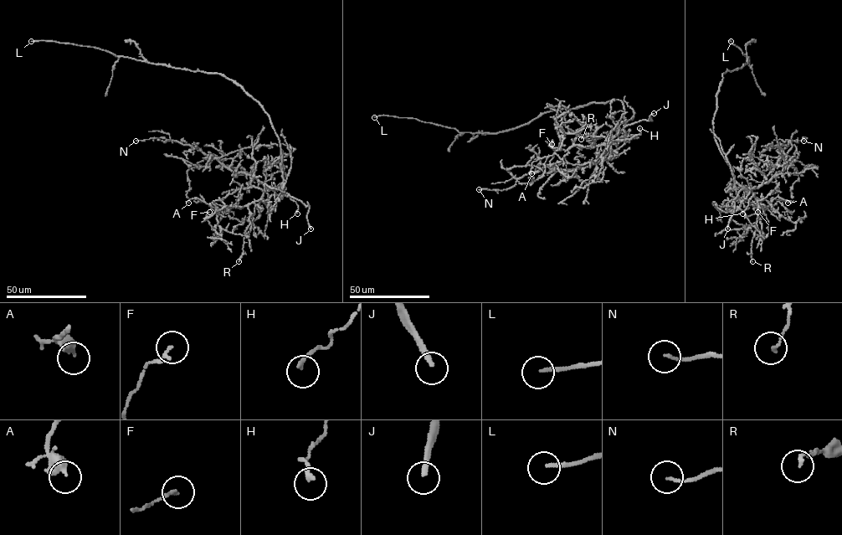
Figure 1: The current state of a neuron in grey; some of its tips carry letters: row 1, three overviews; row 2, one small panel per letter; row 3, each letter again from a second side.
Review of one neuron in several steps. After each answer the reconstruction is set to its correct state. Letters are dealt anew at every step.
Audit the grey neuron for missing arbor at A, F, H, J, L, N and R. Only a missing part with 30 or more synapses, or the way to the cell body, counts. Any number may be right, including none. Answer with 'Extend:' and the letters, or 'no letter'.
Extend: J, L

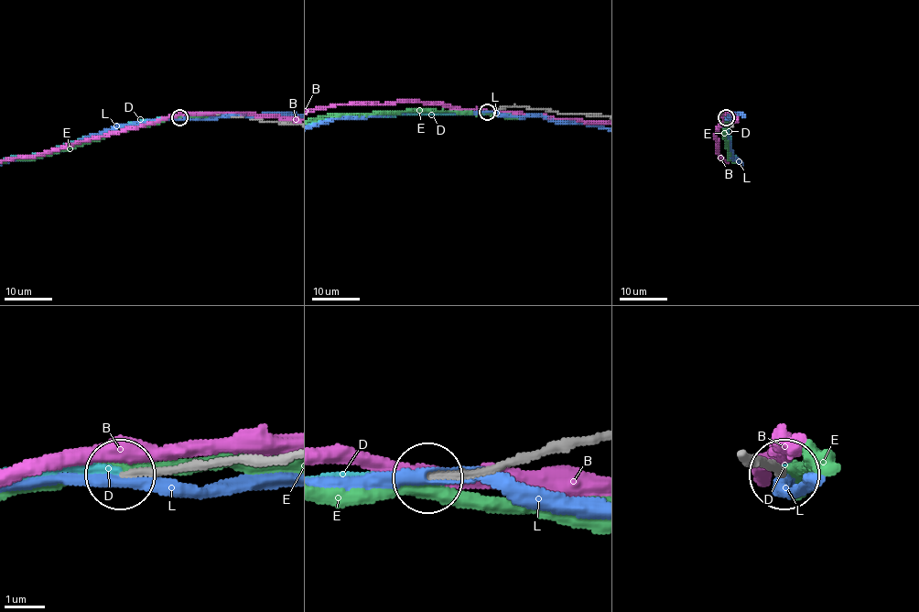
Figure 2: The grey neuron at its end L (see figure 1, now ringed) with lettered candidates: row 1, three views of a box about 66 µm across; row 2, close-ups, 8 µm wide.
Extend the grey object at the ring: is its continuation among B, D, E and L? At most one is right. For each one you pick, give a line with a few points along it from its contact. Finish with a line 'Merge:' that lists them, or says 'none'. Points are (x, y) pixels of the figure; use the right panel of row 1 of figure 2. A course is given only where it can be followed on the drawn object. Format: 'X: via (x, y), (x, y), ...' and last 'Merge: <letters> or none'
D: via (725, 116), (729, 155), (760, 178), (775, 201), (790, 201)
Merge: D

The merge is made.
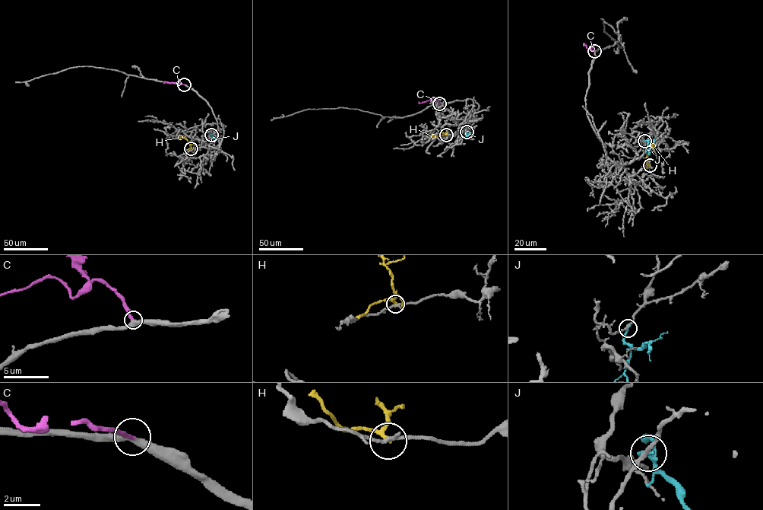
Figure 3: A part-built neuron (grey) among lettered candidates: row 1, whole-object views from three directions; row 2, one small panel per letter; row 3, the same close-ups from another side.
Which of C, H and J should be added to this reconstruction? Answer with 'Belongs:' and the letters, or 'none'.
Belongs: C

